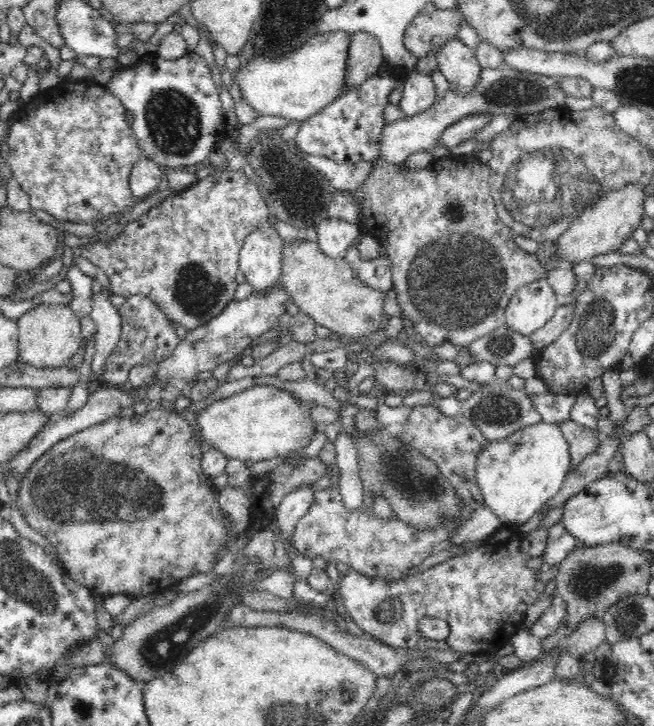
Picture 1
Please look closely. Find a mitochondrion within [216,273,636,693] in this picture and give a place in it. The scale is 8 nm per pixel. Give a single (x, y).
(415, 486)

